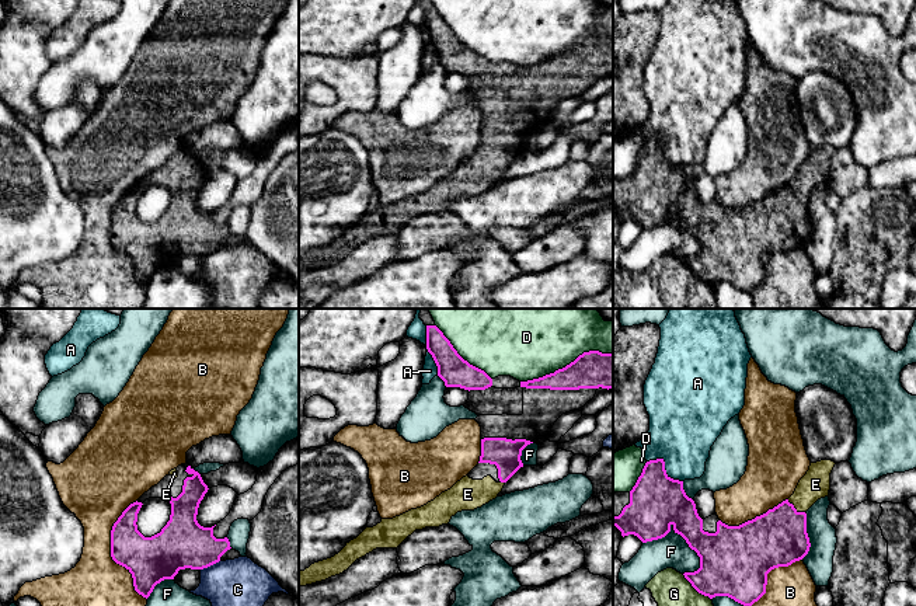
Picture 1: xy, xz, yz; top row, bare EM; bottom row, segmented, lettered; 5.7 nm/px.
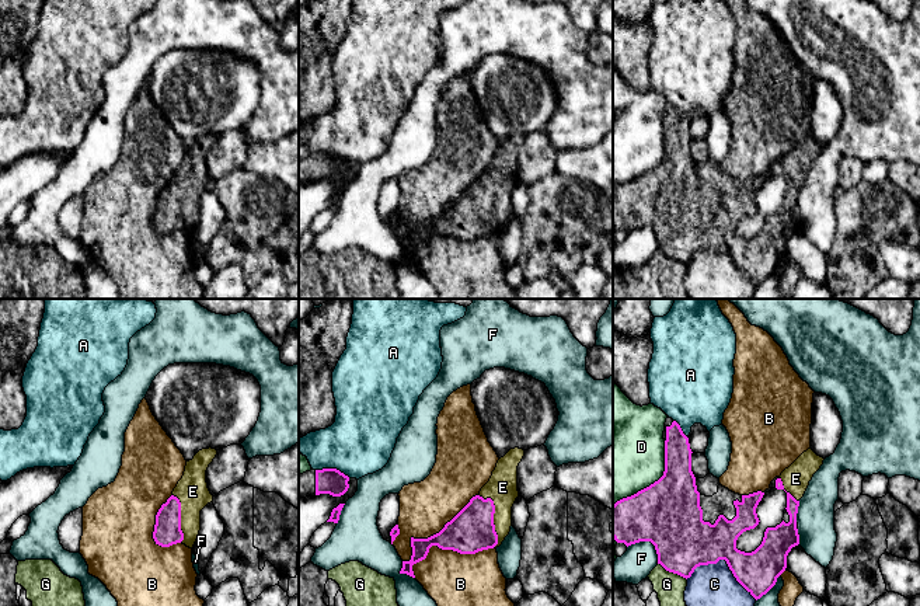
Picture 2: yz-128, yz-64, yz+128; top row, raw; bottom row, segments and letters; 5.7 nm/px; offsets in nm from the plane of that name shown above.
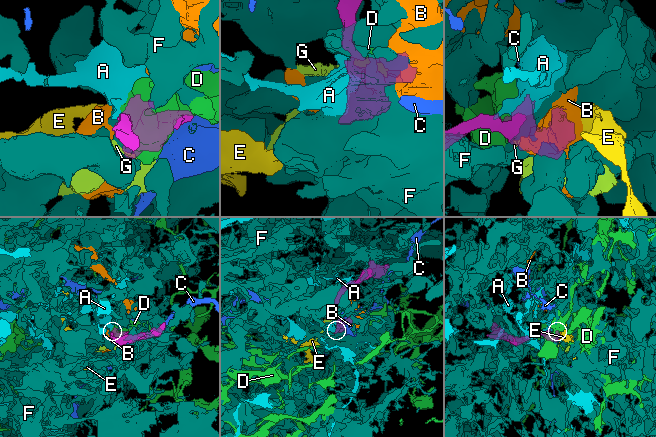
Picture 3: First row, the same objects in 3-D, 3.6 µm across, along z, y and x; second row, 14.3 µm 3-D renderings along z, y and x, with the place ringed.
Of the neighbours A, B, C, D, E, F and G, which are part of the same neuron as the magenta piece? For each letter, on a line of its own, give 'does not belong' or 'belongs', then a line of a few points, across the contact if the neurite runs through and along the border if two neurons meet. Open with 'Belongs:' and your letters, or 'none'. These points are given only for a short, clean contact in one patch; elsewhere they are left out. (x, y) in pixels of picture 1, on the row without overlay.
Belongs: E
A: does not belong
B: does not belong
C: does not belong
D: does not belong
E: belongs
F: does not belong
G: does not belong

